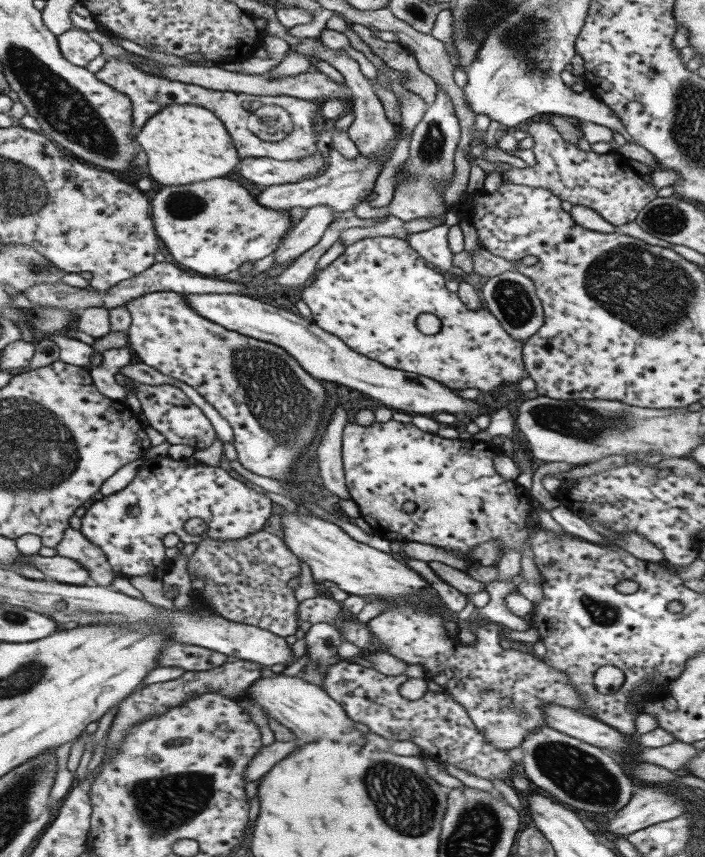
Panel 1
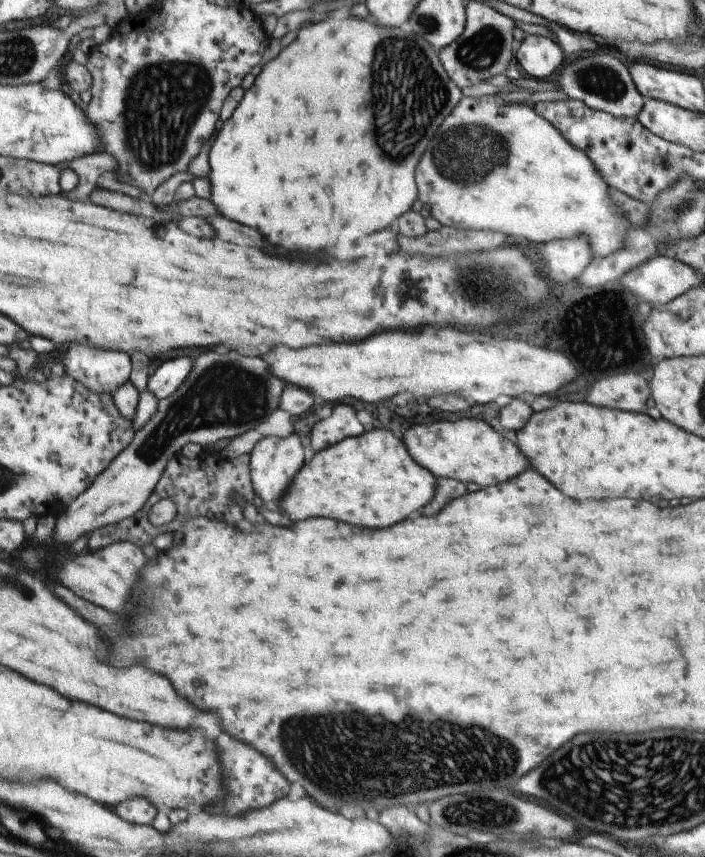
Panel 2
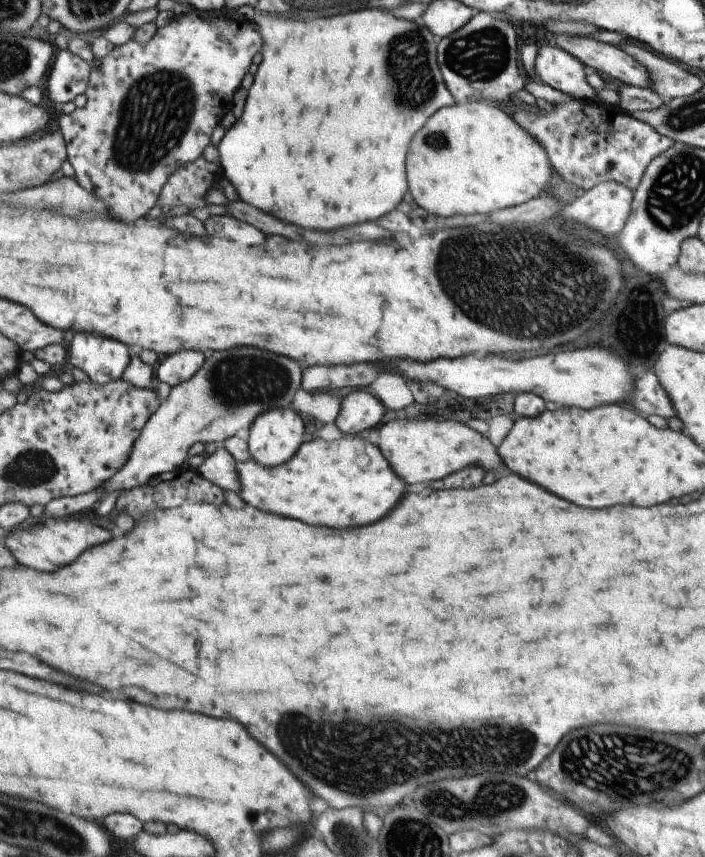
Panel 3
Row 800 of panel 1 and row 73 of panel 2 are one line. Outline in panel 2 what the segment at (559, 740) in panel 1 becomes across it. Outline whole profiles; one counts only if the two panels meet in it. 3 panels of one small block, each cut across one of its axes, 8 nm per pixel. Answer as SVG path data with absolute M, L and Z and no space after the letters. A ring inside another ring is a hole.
M613 52L592 53L570 64L564 63L558 74L560 78L555 82L560 83L559 90L572 99L584 101L590 108L617 117L637 117L646 101L638 92L626 64Z

